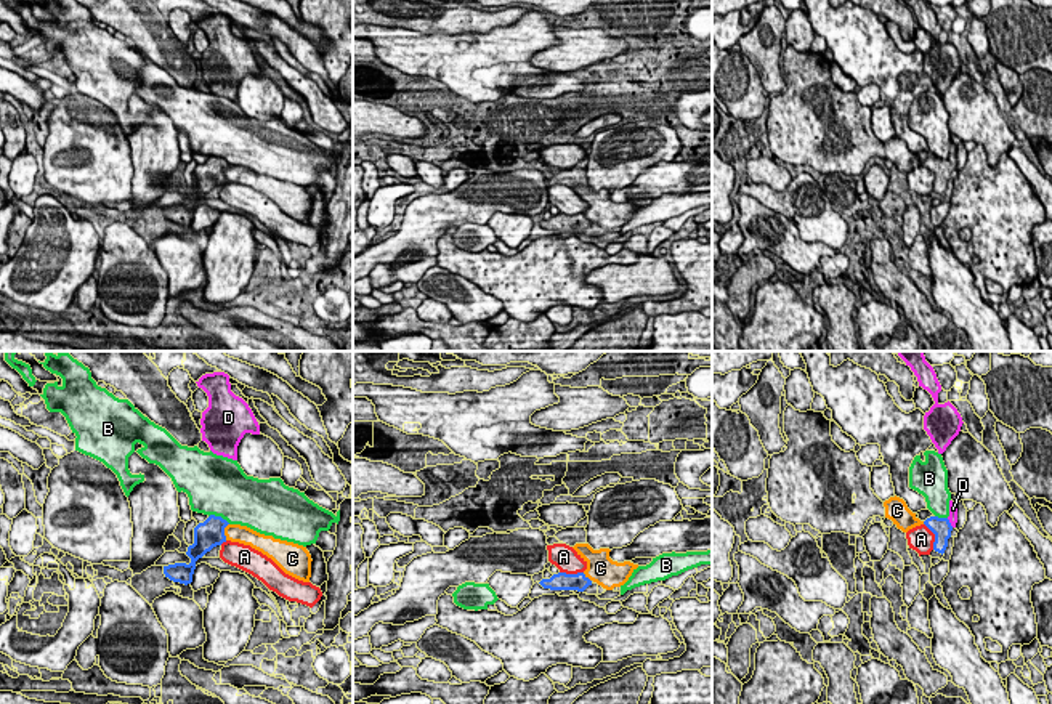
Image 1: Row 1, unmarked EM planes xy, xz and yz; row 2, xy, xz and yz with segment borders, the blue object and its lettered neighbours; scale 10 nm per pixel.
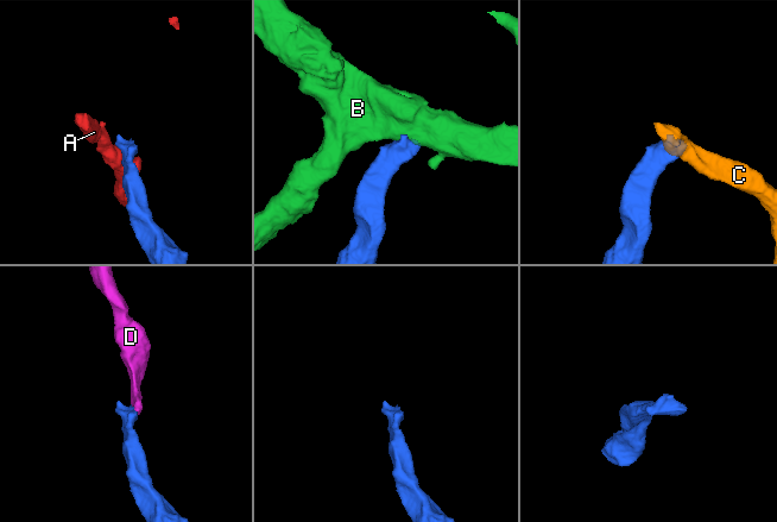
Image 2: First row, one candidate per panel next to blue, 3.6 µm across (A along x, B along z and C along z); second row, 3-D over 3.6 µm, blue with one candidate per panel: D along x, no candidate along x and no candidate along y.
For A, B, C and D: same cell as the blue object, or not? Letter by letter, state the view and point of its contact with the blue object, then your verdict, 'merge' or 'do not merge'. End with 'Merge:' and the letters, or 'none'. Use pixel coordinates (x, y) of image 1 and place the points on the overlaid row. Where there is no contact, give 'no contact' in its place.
A: yz (935, 536) | do not merge
B: xy (220, 517) | do not merge
C: xy (223, 531) | do not merge
D: yz (950, 523) | merge
Merge: D

